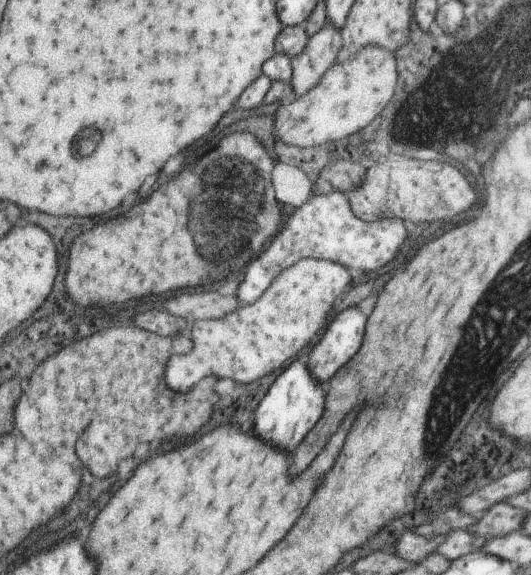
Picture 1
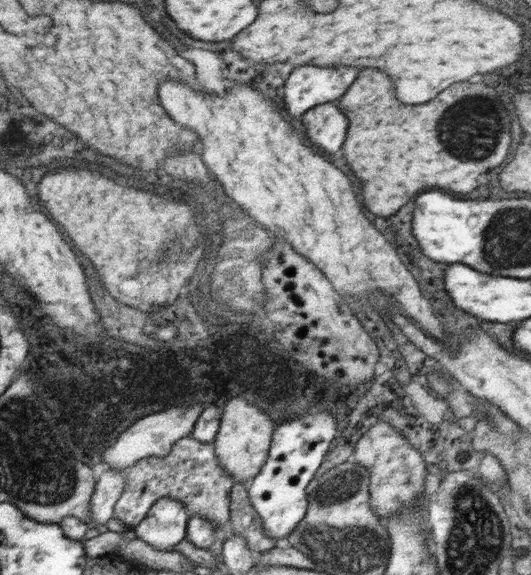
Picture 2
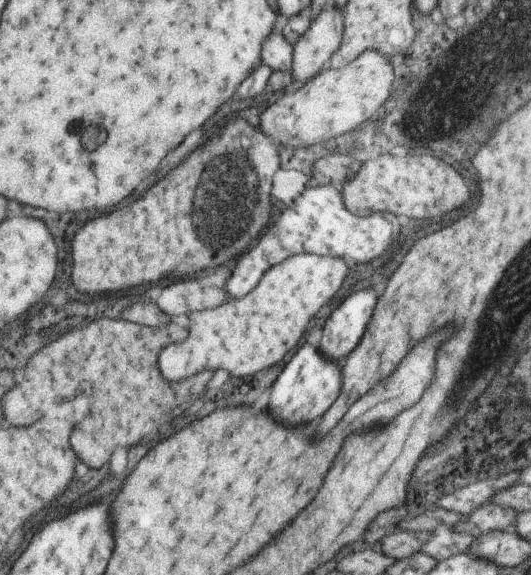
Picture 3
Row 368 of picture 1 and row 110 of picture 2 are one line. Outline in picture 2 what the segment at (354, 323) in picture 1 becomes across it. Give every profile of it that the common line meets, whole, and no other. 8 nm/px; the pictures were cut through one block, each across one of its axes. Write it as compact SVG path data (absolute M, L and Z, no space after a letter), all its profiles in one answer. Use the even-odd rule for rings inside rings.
M336 102L317 104L307 110L302 116L304 134L308 138L310 130L310 142L324 150L324 154L334 154L340 150L342 142L346 140L348 120L346 116L336 108Z

